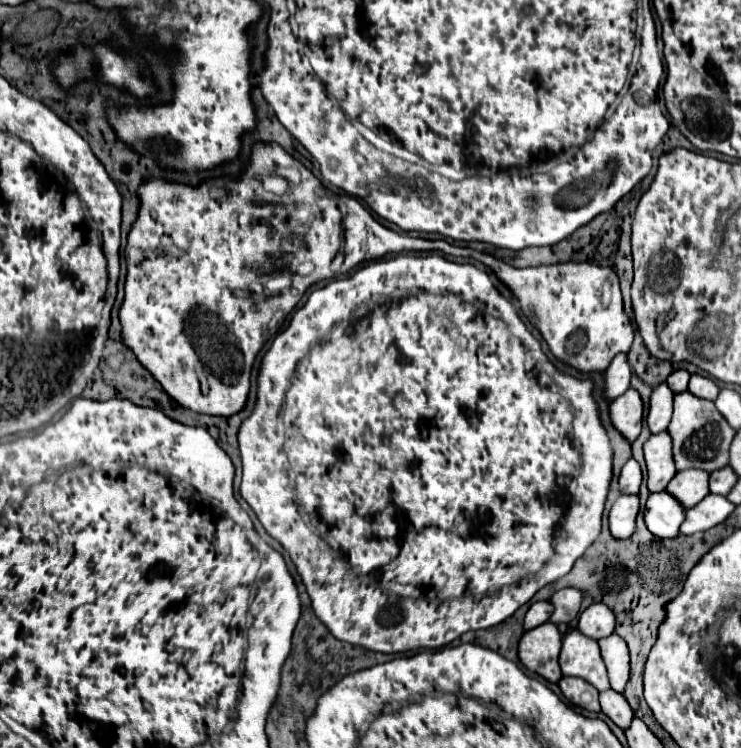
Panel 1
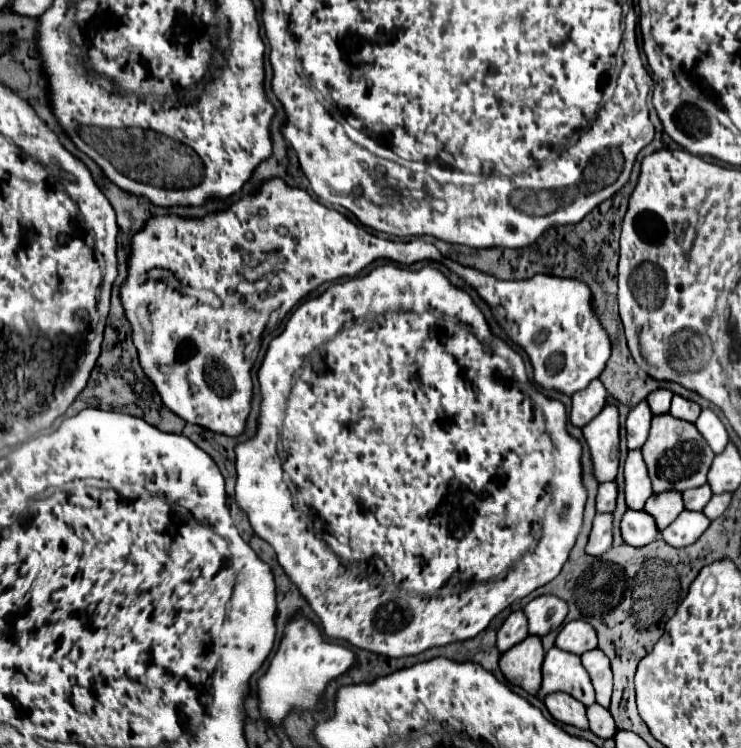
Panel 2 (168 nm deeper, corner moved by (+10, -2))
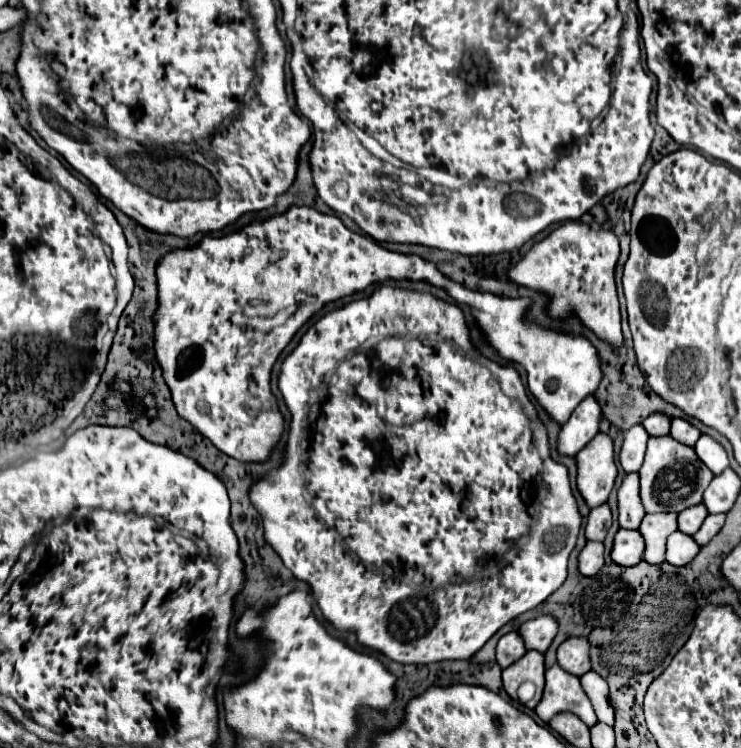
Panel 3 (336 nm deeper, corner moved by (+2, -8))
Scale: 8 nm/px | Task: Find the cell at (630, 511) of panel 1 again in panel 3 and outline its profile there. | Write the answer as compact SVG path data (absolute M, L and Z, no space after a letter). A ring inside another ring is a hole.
M589 541L579 553L579 573L583 577L593 577L603 567L603 543Z

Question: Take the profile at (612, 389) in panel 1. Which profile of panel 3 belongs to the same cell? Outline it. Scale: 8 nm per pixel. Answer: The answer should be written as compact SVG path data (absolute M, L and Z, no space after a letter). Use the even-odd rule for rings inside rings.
M589 395L579 407L573 411L571 419L561 425L557 435L557 451L565 457L575 457L583 445L587 445L599 433L601 421L601 407L597 405L595 397Z

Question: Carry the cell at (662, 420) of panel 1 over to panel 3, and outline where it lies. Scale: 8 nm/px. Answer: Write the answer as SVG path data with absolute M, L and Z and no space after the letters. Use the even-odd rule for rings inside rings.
M635 425L629 431L625 431L623 447L619 451L619 463L627 473L637 473L643 465L643 455L645 455L645 445L647 445L649 435L645 433L643 425Z

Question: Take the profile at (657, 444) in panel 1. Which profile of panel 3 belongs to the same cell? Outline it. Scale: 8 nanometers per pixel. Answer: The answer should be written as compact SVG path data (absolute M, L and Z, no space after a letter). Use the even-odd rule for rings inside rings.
M631 473L623 479L621 489L617 491L619 507L619 527L621 529L639 529L641 519L645 517L641 497L639 497L639 475Z

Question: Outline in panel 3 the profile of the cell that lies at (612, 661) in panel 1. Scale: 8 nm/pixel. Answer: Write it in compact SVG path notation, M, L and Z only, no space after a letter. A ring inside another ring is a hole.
M587 671L585 675L581 675L581 687L591 701L593 709L597 713L597 719L605 725L613 725L613 709L609 705L607 681L601 675L597 675L595 671Z

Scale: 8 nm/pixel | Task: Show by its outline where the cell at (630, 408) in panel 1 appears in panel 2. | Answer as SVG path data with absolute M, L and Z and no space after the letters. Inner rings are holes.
M605 405L603 411L583 427L583 435L595 465L595 477L599 483L611 481L617 475L619 427L619 409L615 405Z

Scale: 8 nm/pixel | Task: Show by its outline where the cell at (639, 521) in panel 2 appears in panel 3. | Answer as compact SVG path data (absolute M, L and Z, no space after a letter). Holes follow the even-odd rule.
M619 529L613 539L611 561L621 567L633 567L641 561L643 551L645 551L645 541L639 531Z

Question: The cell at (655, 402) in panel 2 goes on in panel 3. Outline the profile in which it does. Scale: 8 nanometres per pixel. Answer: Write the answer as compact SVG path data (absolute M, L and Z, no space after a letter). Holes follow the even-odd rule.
M653 413L643 421L643 427L649 433L649 437L663 437L663 435L669 435L671 419L663 413Z

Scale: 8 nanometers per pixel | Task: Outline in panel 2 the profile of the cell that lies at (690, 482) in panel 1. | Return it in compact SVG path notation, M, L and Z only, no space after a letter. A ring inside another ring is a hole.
M663 491L661 495L651 495L645 503L645 511L655 517L655 523L659 531L663 531L667 525L677 519L677 515L685 509L681 491Z

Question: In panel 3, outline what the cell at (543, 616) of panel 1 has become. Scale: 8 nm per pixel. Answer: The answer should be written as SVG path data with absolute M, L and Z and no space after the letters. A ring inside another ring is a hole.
M515 631L503 635L497 643L497 663L501 665L501 669L505 669L511 663L515 663L517 659L521 659L523 653L525 653L525 645L523 645L519 633L515 633Z

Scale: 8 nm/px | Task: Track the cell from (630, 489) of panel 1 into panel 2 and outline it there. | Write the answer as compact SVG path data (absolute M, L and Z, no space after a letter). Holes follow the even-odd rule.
M617 481L601 483L601 485L599 485L599 493L597 493L597 513L603 513L603 511L615 511L617 493L619 493Z

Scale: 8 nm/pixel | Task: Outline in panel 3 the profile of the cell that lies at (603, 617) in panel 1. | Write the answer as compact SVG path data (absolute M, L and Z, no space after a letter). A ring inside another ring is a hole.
M571 637L557 649L557 663L567 673L581 677L591 669L589 643L583 637Z

